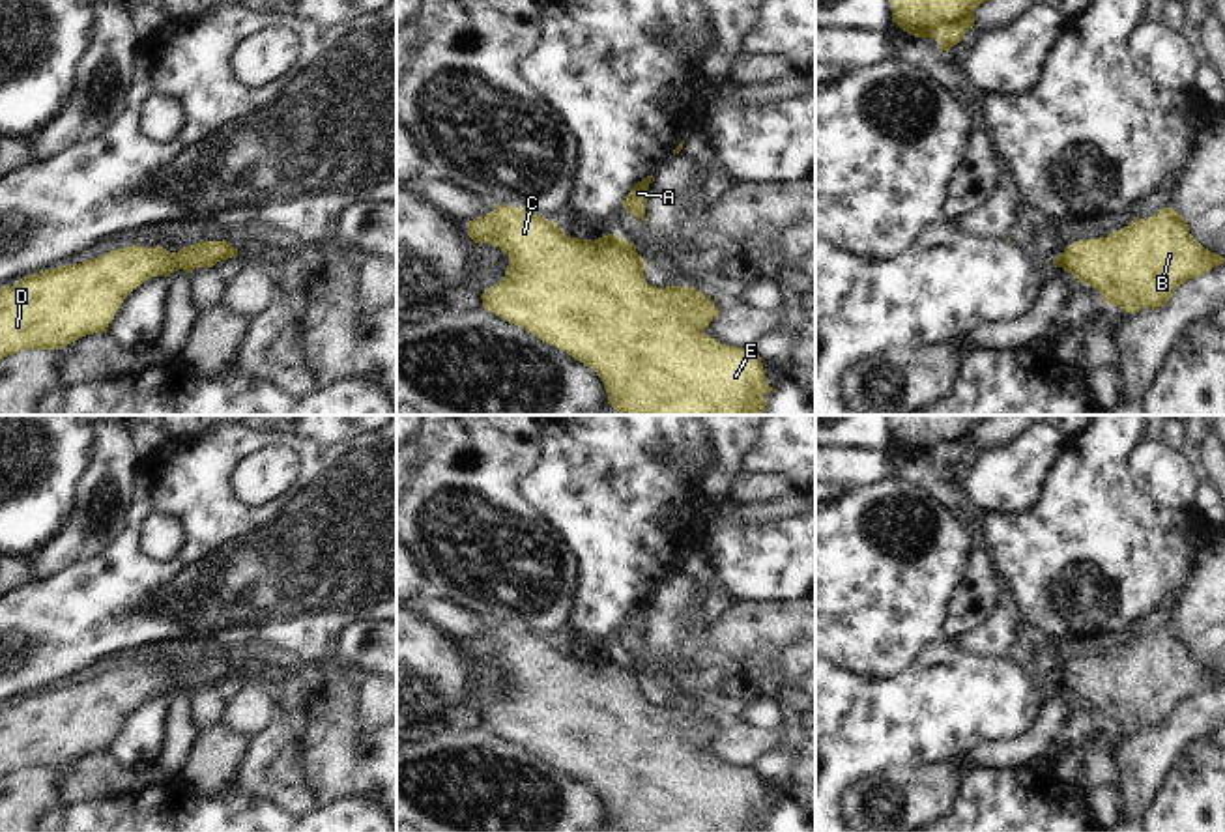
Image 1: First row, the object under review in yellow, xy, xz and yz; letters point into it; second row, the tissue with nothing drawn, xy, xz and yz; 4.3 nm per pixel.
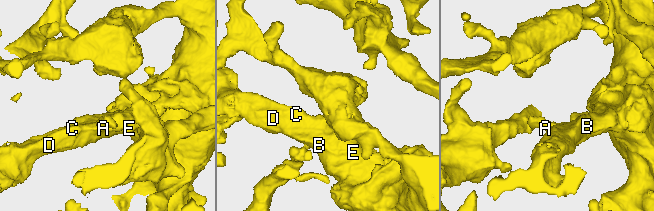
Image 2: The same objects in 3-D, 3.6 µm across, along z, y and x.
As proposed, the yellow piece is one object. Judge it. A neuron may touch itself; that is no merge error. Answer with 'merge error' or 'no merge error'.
no merge error

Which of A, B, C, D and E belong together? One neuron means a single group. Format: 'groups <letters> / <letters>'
groups A B C D E

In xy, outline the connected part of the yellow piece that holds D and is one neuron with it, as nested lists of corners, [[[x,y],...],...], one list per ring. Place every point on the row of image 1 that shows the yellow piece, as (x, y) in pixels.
[[[198,241],[180,252],[131,245],[26,275],[0,288],[0,359],[22,350],[58,350],[86,335],[107,333],[122,301],[148,279],[213,267],[236,254],[230,241]]]

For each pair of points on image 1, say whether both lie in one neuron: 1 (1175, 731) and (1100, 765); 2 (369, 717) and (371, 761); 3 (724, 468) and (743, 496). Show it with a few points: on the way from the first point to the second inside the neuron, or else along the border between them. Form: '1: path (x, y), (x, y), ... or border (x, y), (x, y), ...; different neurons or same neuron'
1: border (1109, 752), (1119, 760), (1119, 786); different neurons
2: border (356, 711), (356, 718), (365, 728), (376, 728); different neurons
3: border (739, 472), (726, 496); different neurons

